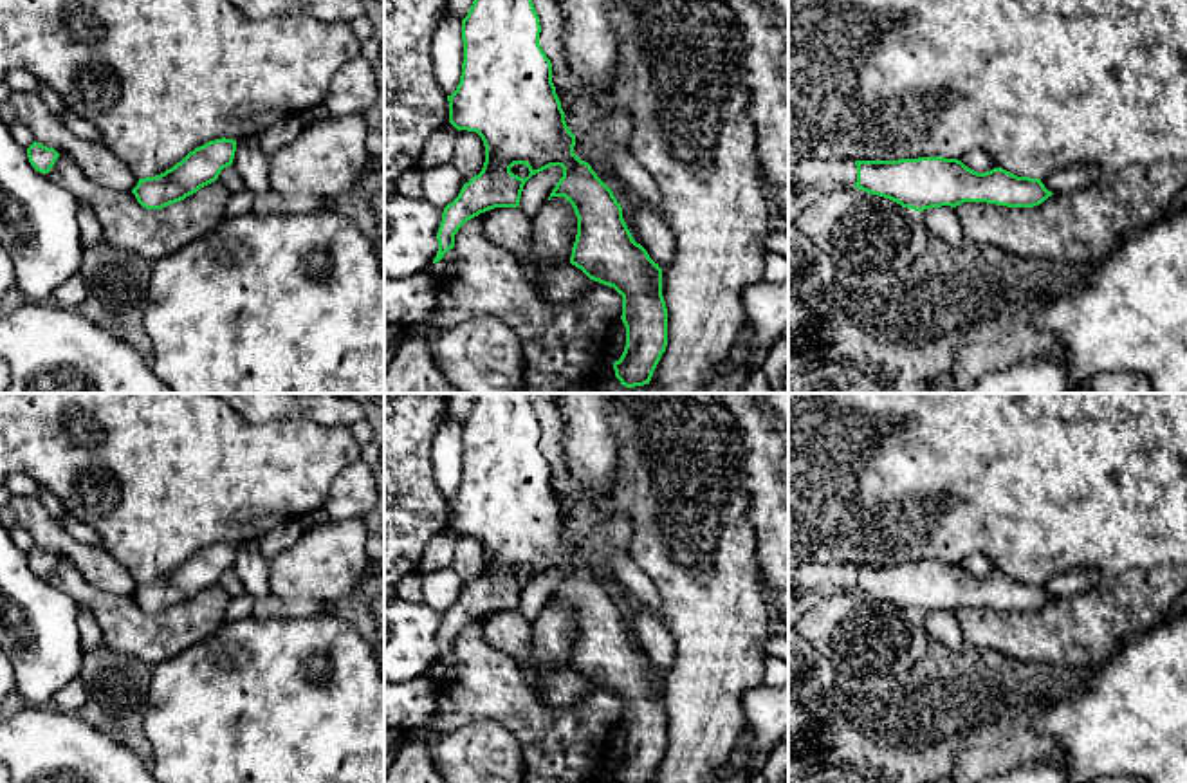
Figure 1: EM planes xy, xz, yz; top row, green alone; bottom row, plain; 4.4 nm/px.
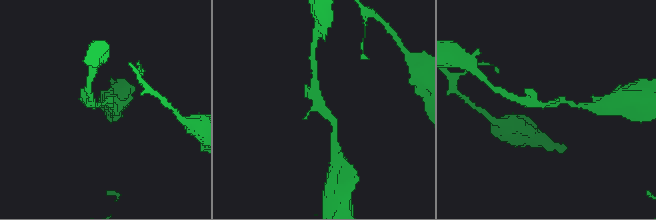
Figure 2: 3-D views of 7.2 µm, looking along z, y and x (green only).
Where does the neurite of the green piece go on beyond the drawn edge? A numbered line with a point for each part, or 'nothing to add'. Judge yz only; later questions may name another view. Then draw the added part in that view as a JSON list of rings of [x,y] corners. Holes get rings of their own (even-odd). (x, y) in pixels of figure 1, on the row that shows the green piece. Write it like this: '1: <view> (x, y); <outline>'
nothing to add

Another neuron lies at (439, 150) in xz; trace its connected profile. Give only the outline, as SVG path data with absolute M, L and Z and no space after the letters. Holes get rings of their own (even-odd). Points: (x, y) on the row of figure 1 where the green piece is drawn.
M446 123L444 126L437 128L426 141L419 168L428 170L449 164L455 155L456 135L458 130L451 123Z

